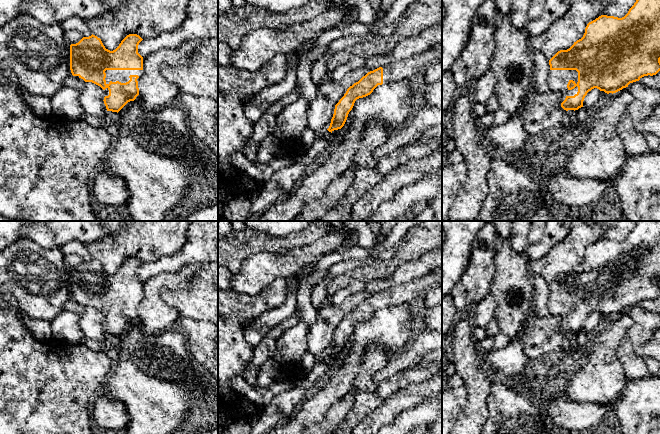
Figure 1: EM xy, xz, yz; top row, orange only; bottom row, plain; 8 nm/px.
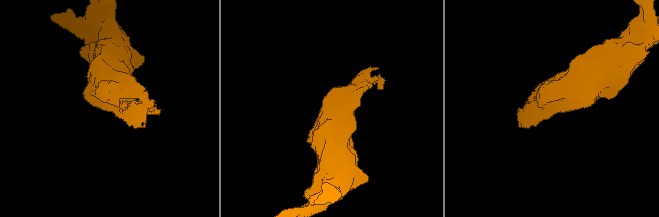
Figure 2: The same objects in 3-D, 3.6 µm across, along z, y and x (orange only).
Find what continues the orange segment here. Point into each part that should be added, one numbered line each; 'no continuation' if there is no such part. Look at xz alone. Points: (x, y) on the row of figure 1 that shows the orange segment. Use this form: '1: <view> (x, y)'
no continuation

